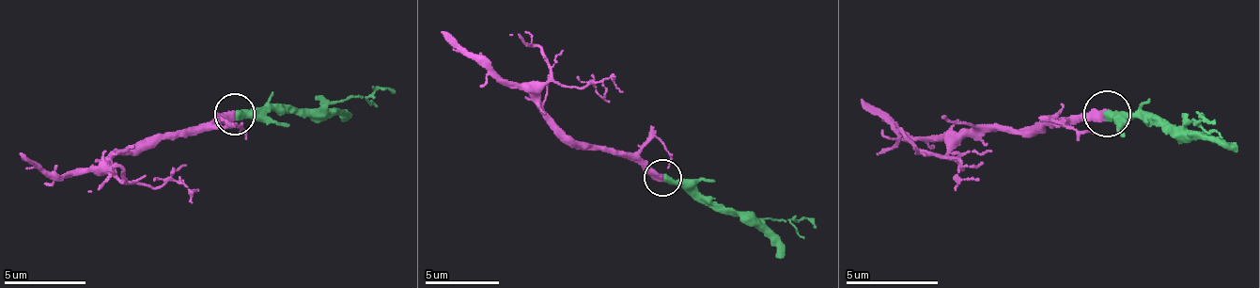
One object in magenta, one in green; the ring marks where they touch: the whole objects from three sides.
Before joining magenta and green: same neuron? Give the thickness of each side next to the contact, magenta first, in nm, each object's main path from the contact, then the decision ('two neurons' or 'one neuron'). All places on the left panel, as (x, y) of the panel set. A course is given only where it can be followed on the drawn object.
500/440 nm | magenta via (234, 113), (183, 134), (145, 136), (135, 150), (103, 156), (71, 172), (48, 175), (18, 152) | green via (238, 113), (305, 110), (387, 90), (394, 93) | one neuron

